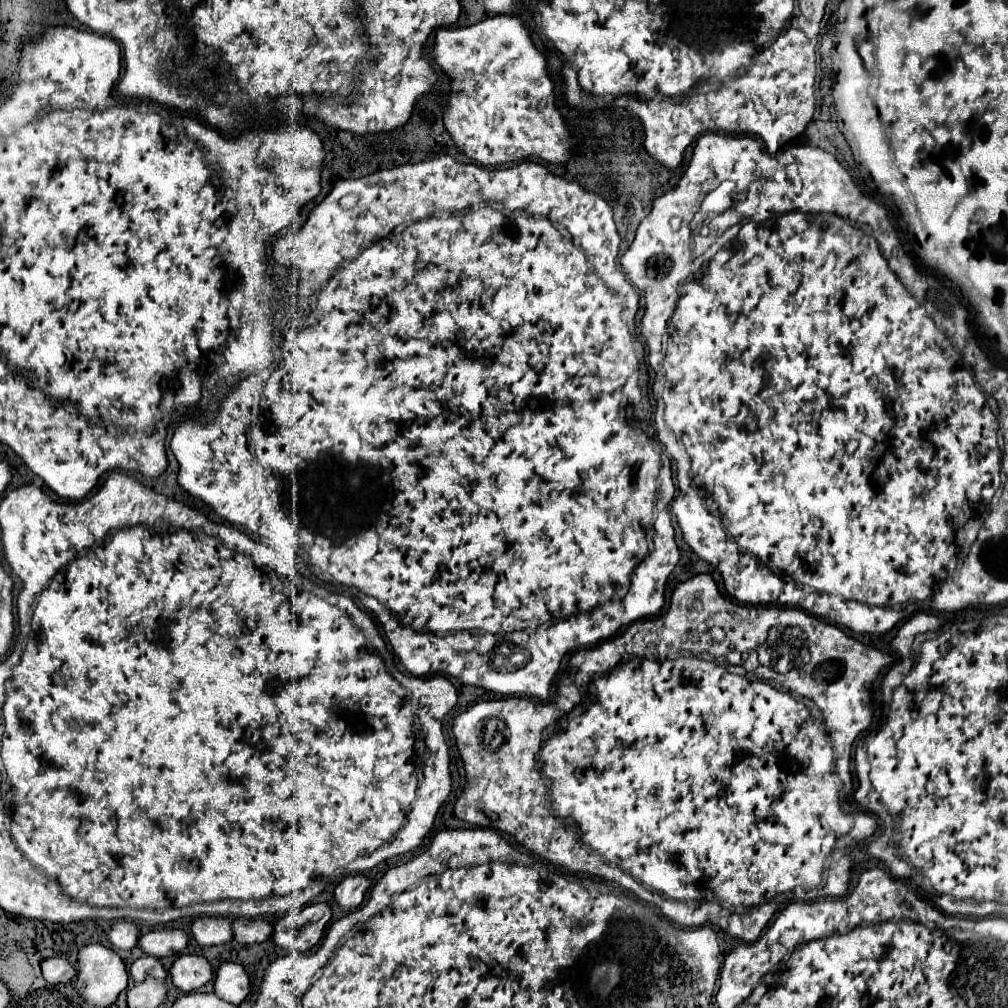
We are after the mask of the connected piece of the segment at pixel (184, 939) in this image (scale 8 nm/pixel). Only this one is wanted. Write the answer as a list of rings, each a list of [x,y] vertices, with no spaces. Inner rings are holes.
[[[163,928],[163,930],[151,930],[139,938],[139,946],[149,956],[175,956],[181,954],[189,944],[189,934],[185,930],[175,928]]]

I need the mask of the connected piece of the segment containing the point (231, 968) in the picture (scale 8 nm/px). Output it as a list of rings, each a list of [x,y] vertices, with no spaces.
[[[223,962],[215,974],[213,984],[215,984],[213,992],[231,1004],[241,1004],[251,990],[251,980],[245,968],[235,962]]]

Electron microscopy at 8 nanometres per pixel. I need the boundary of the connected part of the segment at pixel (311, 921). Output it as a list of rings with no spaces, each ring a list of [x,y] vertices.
[[[325,902],[311,904],[299,914],[287,914],[275,924],[273,942],[295,950],[305,952],[319,944],[325,934],[325,926],[331,920],[331,908]]]

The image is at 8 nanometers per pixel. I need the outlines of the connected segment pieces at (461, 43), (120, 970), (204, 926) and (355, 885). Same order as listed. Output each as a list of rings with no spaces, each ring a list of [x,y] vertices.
[[[493,16],[493,18],[487,18],[479,24],[473,24],[473,26],[467,26],[467,28],[441,28],[435,36],[435,62],[443,68],[443,72],[453,80],[451,82],[451,100],[447,102],[447,108],[445,108],[445,128],[447,132],[453,136],[455,144],[473,160],[477,160],[479,164],[483,166],[497,166],[497,164],[507,164],[507,162],[517,162],[521,158],[527,158],[527,156],[539,156],[547,162],[555,162],[555,164],[565,164],[569,154],[571,154],[571,144],[569,144],[569,130],[555,106],[554,87],[550,79],[549,73],[546,68],[546,60],[543,58],[543,54],[533,46],[531,38],[529,38],[529,32],[527,28],[521,24],[521,20],[517,18],[511,18],[511,16]]]
[[[87,944],[79,950],[75,988],[89,1004],[113,1004],[127,988],[127,978],[125,962],[111,948],[103,944]]]
[[[201,916],[191,924],[191,932],[199,946],[227,944],[229,940],[233,940],[233,918]]]
[[[363,874],[357,876],[347,876],[337,888],[335,888],[335,900],[343,910],[351,910],[361,906],[365,900],[365,892],[369,890],[371,880]]]

